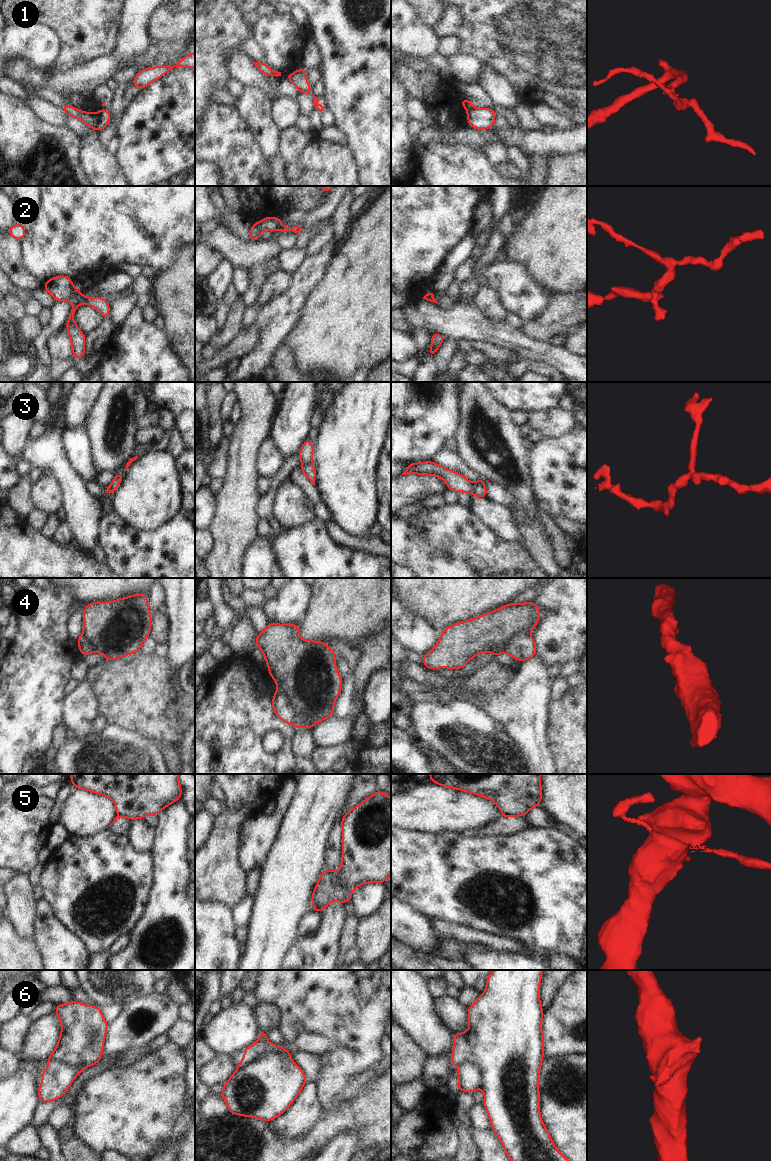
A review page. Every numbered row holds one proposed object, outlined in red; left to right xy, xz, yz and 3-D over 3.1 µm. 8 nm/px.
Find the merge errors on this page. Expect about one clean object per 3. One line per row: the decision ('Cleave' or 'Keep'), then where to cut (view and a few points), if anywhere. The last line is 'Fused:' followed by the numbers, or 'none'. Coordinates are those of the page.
1: Cleave. Split along yz (472, 108), (467, 110)
2: Cleave. Split along xy (82, 298), (83, 302)
3: Cleave. Split along yz (472, 484), (475, 495)
4: Cleave. Split along xz (277, 690), (287, 698), (297, 717), (309, 718), (316, 722)
5: Cleave. Split along yz (503, 813), (516, 815)
6: Cleave. Split along xz (283, 1047), (280, 1050), (265, 1050), (238, 1068)
Fused: 1, 2, 3, 4, 5, 6

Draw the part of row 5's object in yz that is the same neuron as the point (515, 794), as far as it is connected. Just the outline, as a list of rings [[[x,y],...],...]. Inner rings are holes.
[[[429,774],[437,785],[492,800],[503,814],[525,817],[542,800],[540,774]]]

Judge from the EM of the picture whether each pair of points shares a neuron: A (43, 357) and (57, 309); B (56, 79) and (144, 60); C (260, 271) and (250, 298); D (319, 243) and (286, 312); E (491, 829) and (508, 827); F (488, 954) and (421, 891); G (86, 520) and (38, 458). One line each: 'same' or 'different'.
A: same
B: same
C: same
D: different
E: same
F: different
G: same

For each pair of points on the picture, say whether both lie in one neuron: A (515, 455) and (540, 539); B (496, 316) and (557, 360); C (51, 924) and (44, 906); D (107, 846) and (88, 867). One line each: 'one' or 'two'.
A: one
B: two
C: one
D: one

